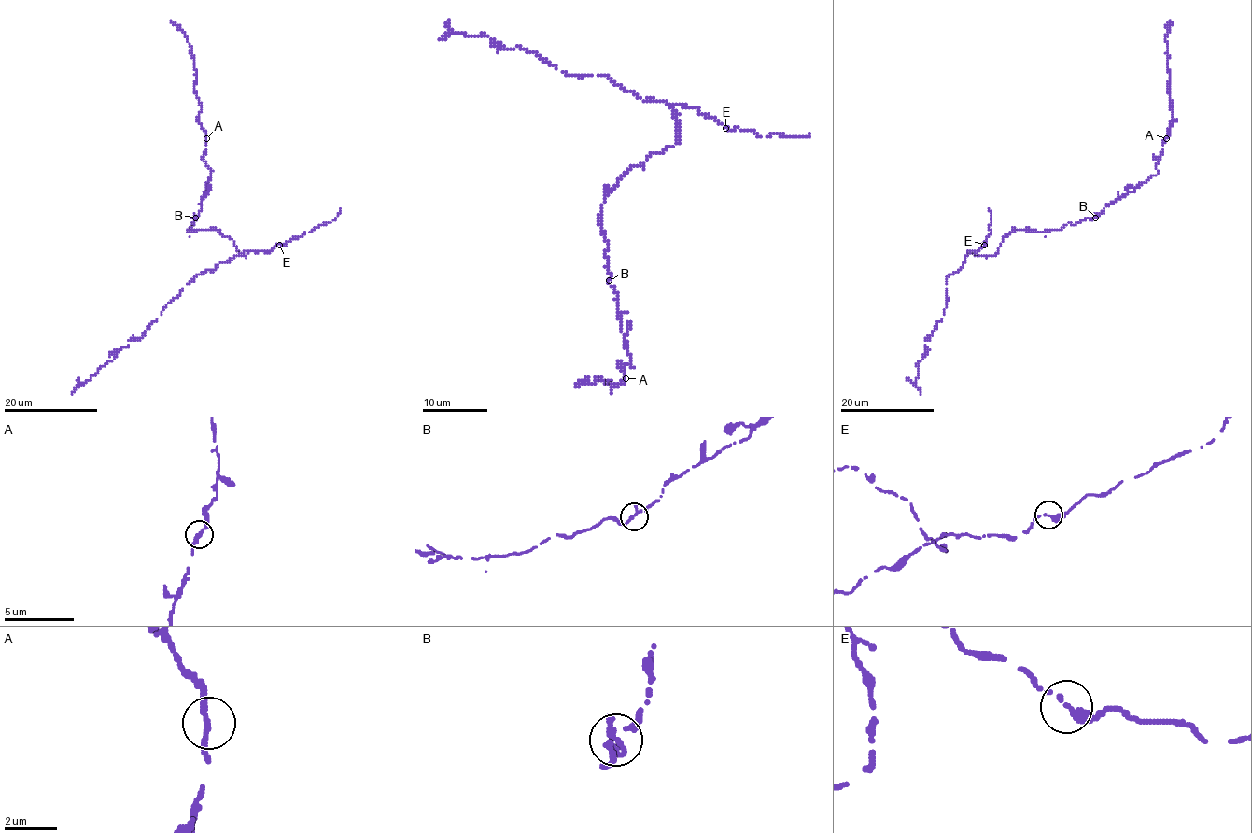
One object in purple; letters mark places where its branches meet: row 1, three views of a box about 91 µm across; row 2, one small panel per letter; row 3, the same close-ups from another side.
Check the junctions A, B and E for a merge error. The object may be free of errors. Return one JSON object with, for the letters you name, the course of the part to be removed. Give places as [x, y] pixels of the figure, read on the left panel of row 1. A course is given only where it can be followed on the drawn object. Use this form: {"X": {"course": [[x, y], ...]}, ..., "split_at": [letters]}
{"split_at": []}

